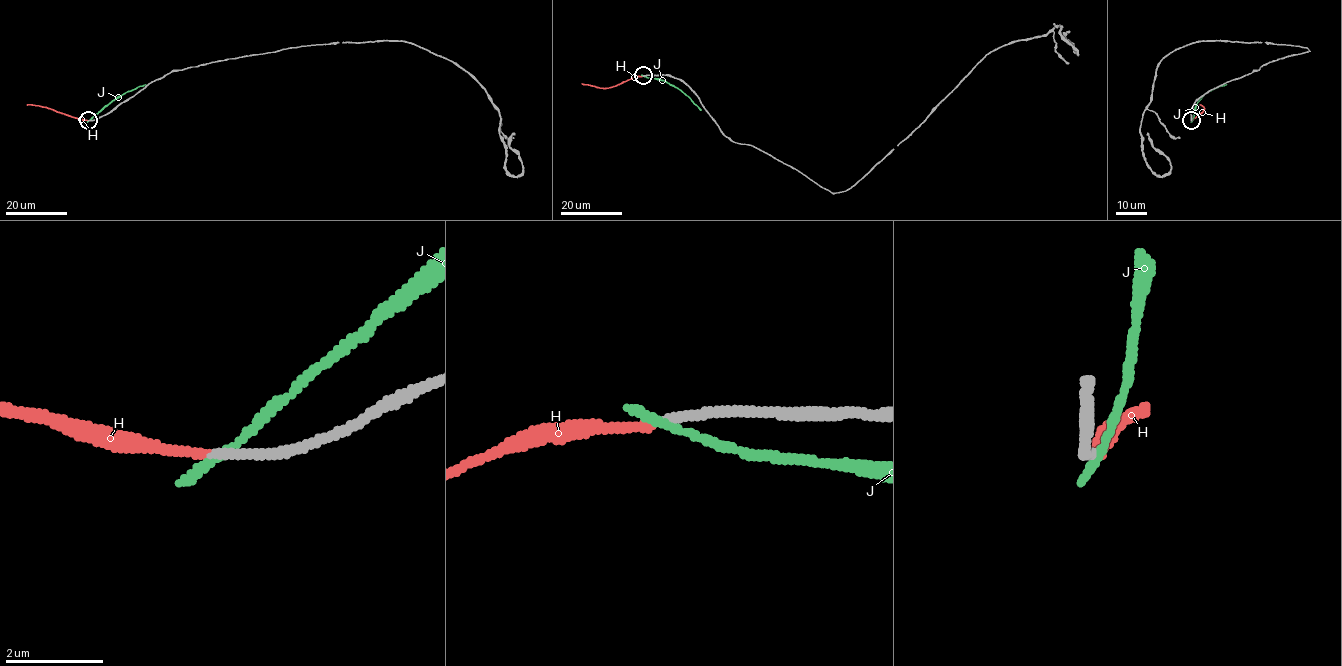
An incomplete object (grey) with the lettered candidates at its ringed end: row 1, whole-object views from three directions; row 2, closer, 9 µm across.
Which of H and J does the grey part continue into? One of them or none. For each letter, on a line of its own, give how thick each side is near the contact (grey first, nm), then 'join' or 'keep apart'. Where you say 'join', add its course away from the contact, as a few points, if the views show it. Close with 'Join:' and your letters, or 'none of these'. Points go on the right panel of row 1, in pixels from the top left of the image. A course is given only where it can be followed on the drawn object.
H: calibres 190 and 170 nm; join; course (1191, 120), (1204, 109), (1199, 105)
J: calibres 200 and 200 nm; keep apart
Join: H

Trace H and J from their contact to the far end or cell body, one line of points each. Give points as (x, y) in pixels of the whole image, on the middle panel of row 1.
H: (643, 75), (604, 88), (581, 83)
J: (643, 75), (669, 83), (685, 93), (701, 110)

